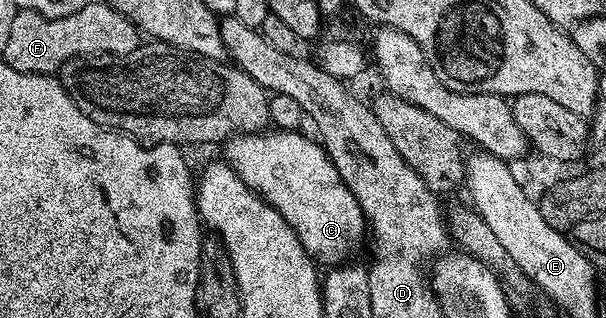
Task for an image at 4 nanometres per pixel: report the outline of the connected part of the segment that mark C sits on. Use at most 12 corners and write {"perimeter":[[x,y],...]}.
{"perimeter":[[237,133],[223,160],[317,262],[347,262],[364,212],[319,140]]}

